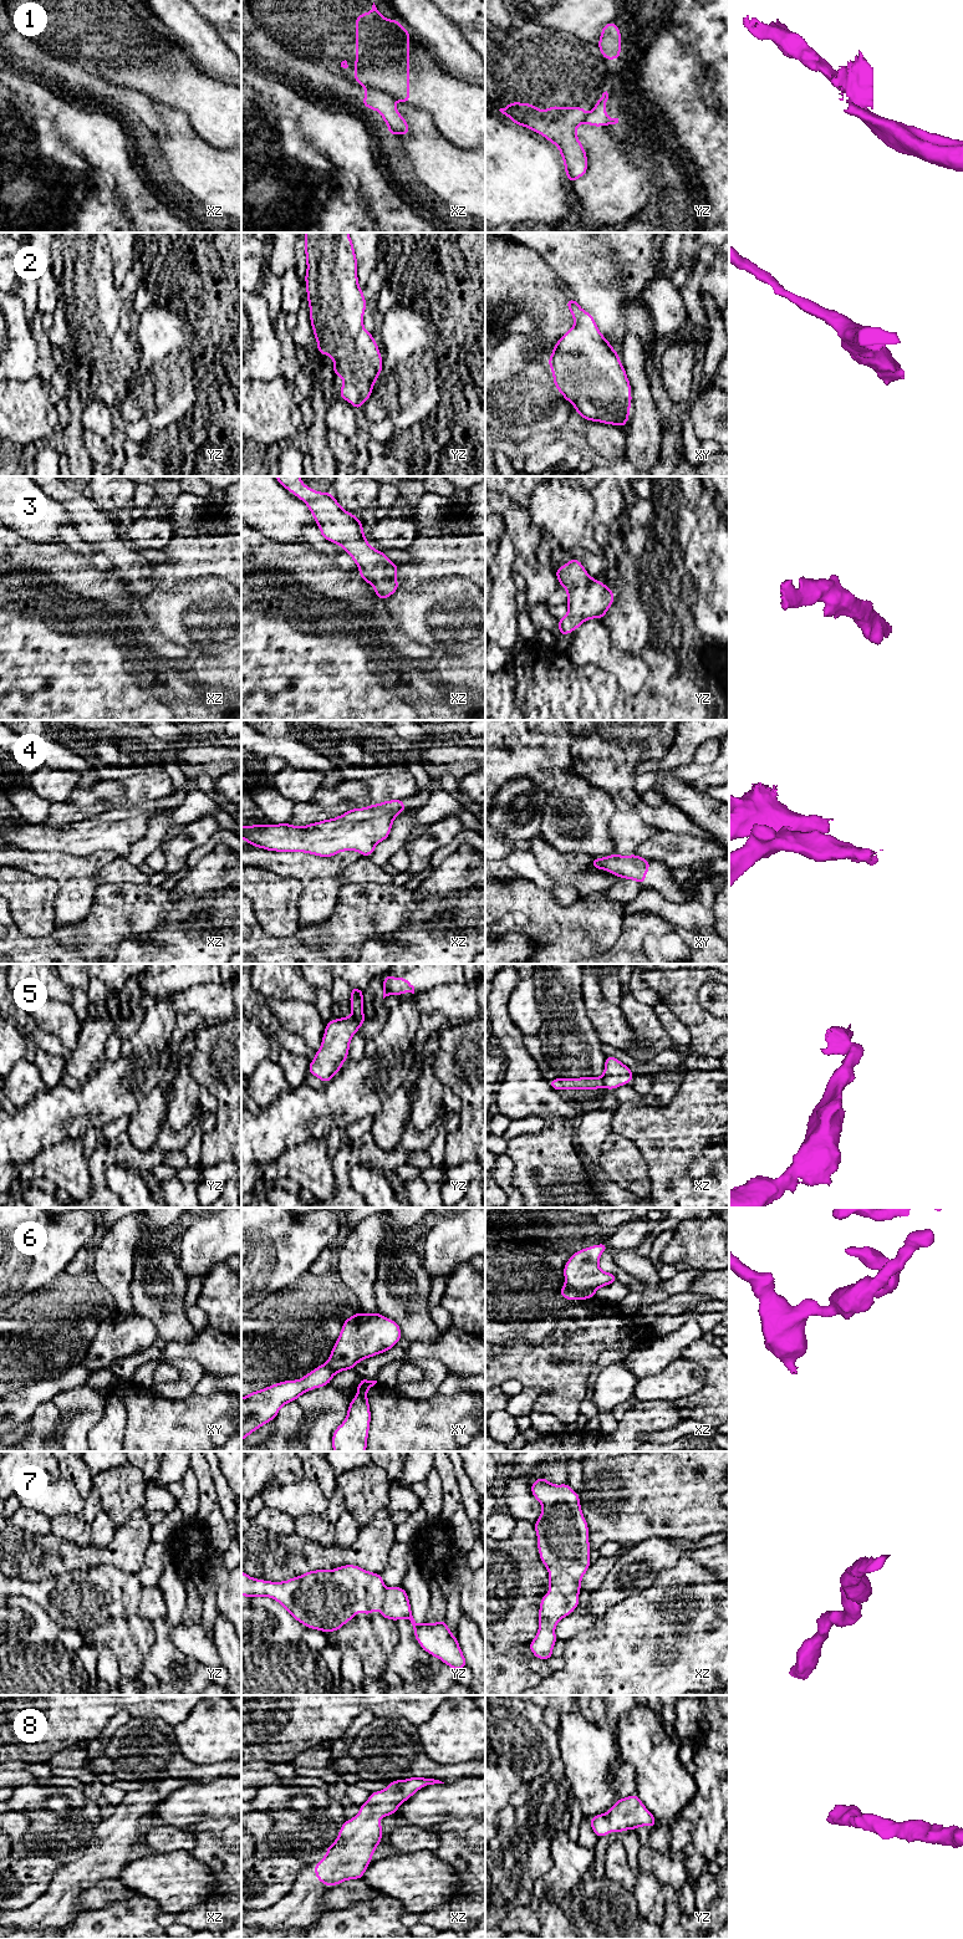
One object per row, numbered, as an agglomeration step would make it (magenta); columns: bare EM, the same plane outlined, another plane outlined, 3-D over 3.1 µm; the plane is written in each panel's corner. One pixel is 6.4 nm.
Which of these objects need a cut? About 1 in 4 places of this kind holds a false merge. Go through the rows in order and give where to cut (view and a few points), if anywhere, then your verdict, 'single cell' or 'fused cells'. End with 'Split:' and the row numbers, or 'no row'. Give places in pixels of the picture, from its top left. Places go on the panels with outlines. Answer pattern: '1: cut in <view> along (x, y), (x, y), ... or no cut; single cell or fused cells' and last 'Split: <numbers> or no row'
1: cut in xz along (365, 85), (395, 98); fused cells
2: no cut; single cell
3: no cut; single cell
4: no cut; single cell
5: cut in yz along (351, 1003), (363, 1021); fused cells
6: cut in xz along (566, 1282), (580, 1299); fused cells
7: no cut; single cell
8: no cut; single cell
Split: 1, 5, 6

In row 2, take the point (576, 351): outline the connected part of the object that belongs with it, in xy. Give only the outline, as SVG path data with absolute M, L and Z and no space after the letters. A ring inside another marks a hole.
M575 298L566 300L575 325L554 346L547 363L555 388L586 420L625 428L631 384L617 351Z

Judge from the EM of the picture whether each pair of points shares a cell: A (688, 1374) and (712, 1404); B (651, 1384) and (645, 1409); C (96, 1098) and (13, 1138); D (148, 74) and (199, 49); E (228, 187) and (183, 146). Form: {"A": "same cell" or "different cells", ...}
{"A": "different cells", "B": "different cells", "C": "same cell", "D": "different cells", "E": "same cell"}

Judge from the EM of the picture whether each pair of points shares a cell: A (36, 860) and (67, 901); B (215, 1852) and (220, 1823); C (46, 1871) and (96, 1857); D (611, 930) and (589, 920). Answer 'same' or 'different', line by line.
A: same
B: same
C: different
D: same

